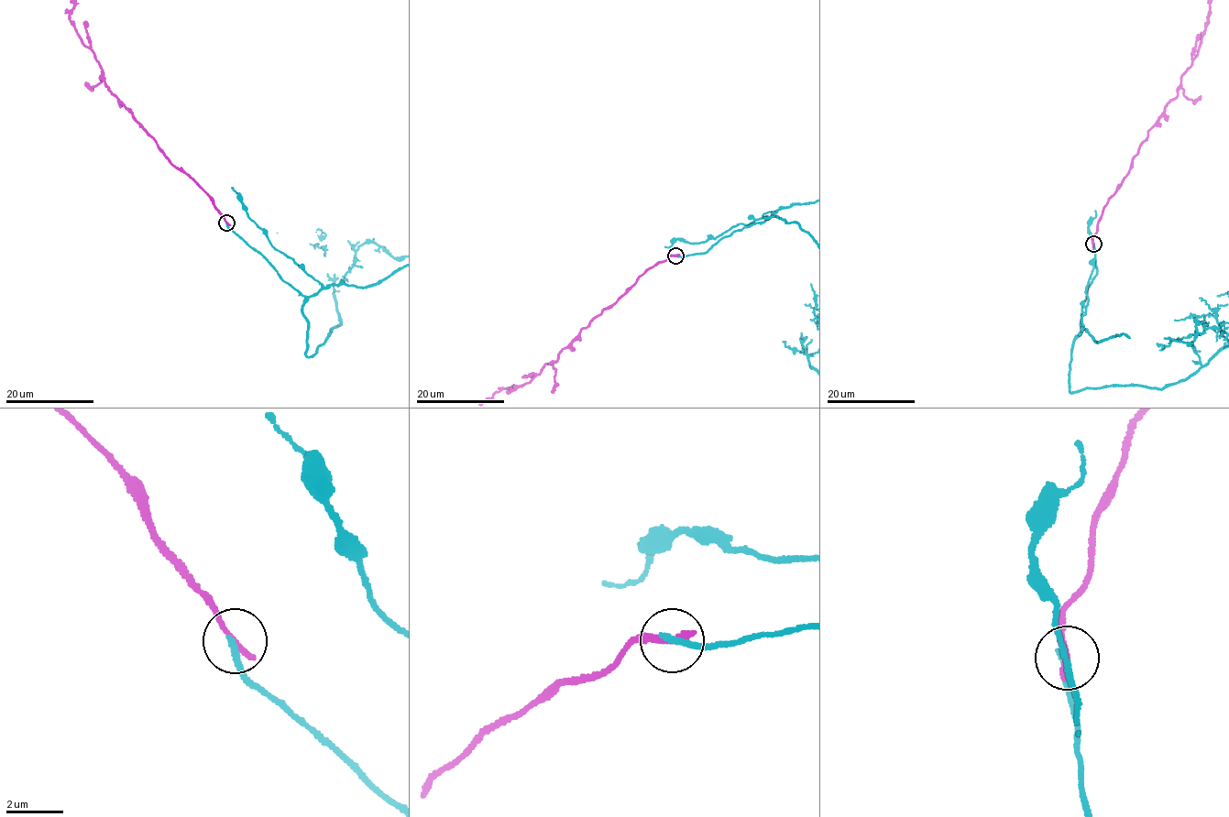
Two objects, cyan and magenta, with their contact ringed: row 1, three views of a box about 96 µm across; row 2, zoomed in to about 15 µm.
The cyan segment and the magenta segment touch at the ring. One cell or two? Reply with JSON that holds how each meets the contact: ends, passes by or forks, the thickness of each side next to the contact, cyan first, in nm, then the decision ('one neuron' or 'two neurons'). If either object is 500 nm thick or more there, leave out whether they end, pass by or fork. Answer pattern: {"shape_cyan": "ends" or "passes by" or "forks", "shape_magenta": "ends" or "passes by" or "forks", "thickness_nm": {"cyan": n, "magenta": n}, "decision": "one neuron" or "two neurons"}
{"shape_cyan": "ends", "shape_magenta": "ends", "thickness_nm": {"cyan": 200, "magenta": 260}, "decision": "two neurons"}

